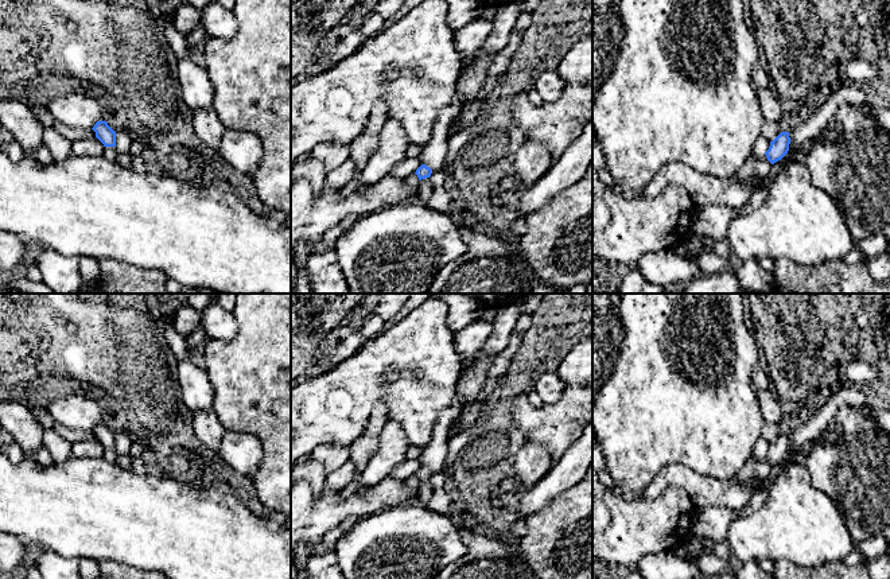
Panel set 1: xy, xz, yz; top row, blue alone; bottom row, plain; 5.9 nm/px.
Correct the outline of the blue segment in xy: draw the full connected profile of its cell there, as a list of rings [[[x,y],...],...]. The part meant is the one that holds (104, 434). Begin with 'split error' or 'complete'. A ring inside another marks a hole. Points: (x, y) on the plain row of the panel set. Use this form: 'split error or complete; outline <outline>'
complete; outline [[[97,423],[92,431],[96,434],[96,439],[104,446],[104,448],[116,448],[116,434],[106,423]]]

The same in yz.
complete; outline [[[781,434],[773,443],[770,443],[770,448],[765,454],[767,462],[772,466],[781,462],[788,455],[789,446],[790,446],[789,434]]]

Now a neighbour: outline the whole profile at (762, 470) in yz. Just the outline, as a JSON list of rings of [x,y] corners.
[[[759,455],[753,478],[765,481],[770,475],[772,469],[773,466],[767,462],[766,456]]]

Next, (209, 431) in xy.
[[[198,409],[191,421],[197,439],[210,450],[218,450],[219,442],[228,432],[218,420],[214,409]]]

